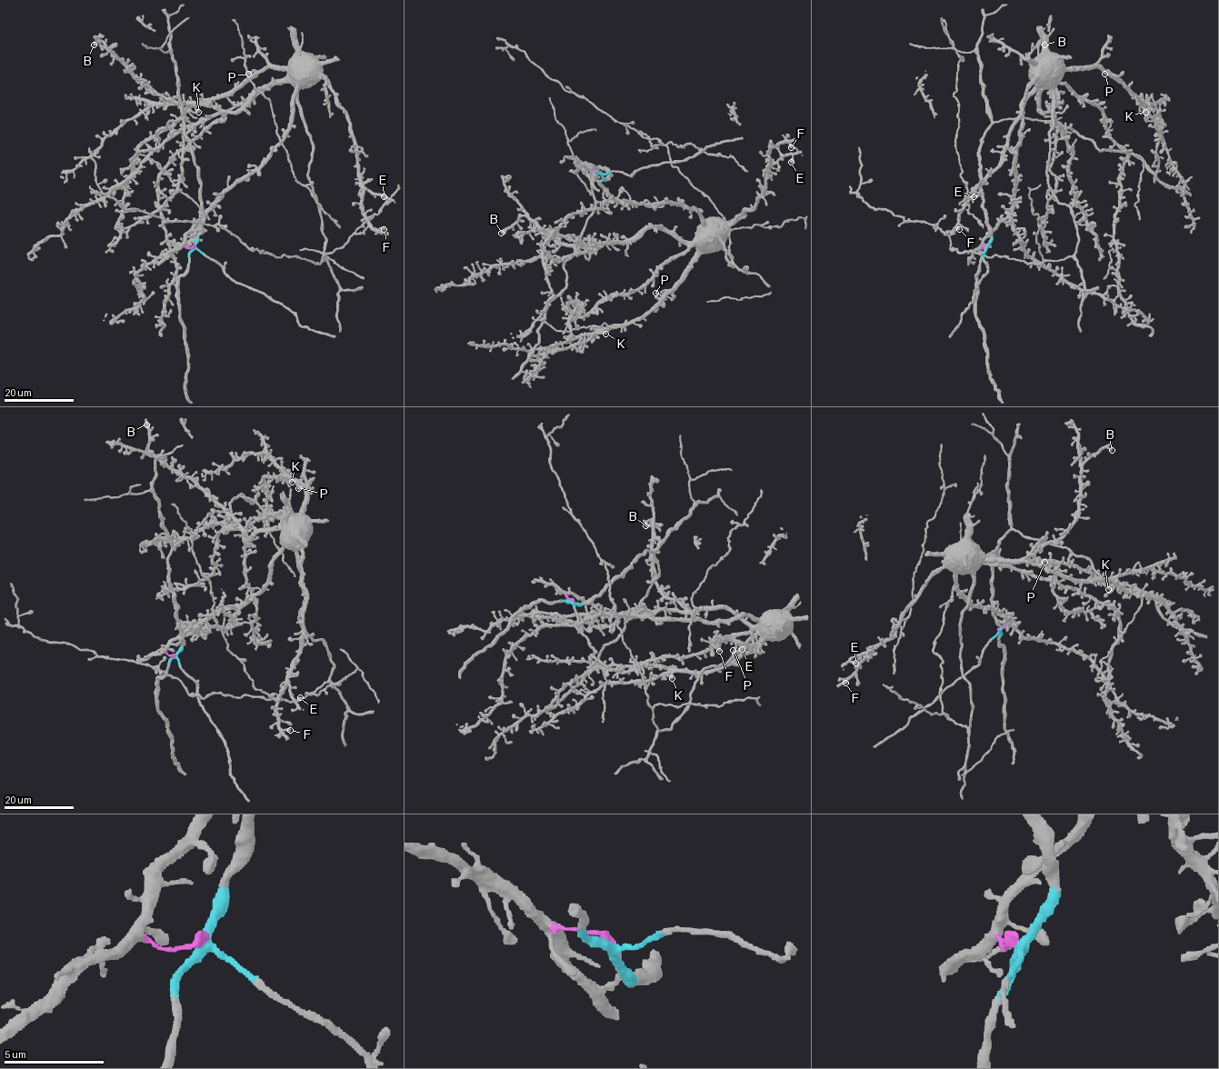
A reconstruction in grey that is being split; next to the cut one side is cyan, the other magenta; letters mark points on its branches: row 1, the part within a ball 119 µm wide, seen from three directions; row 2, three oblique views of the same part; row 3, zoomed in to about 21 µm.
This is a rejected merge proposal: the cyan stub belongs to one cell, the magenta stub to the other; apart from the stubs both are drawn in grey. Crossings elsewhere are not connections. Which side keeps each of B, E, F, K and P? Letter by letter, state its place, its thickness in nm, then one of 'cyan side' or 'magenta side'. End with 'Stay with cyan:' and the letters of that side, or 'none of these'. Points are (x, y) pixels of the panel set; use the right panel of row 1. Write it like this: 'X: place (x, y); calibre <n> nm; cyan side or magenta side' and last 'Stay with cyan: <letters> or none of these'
B: place (1044, 44); calibre 500 nm; magenta side
E: place (974, 196); calibre 480 nm; magenta side
F: place (959, 229); calibre 550 nm; magenta side
K: place (1145, 112); calibre 440 nm; magenta side
P: place (1104, 74); calibre 360 nm; magenta side
Stay with cyan: none of these

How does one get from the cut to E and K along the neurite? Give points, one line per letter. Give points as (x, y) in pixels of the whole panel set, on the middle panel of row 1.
E: (601, 173), (590, 171), (619, 201), (684, 204), (705, 224), (732, 224), (762, 195), (767, 168), (791, 162)
K: (601, 173), (590, 171), (613, 198), (677, 203), (697, 210), (704, 228), (688, 272), (641, 316), (606, 334)

